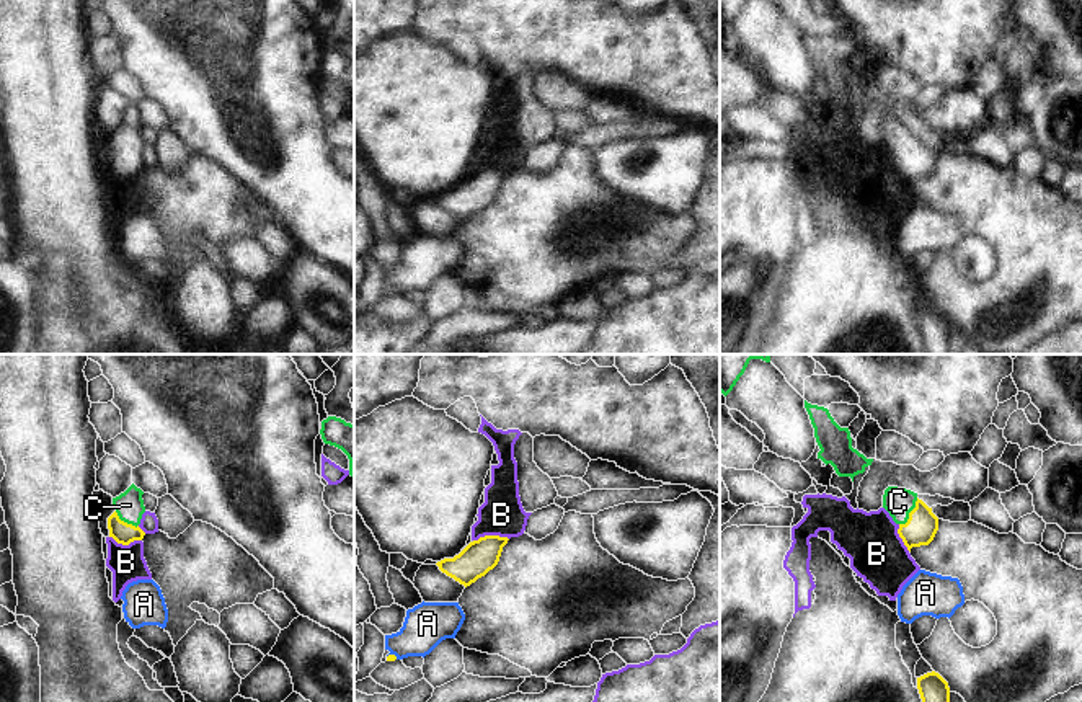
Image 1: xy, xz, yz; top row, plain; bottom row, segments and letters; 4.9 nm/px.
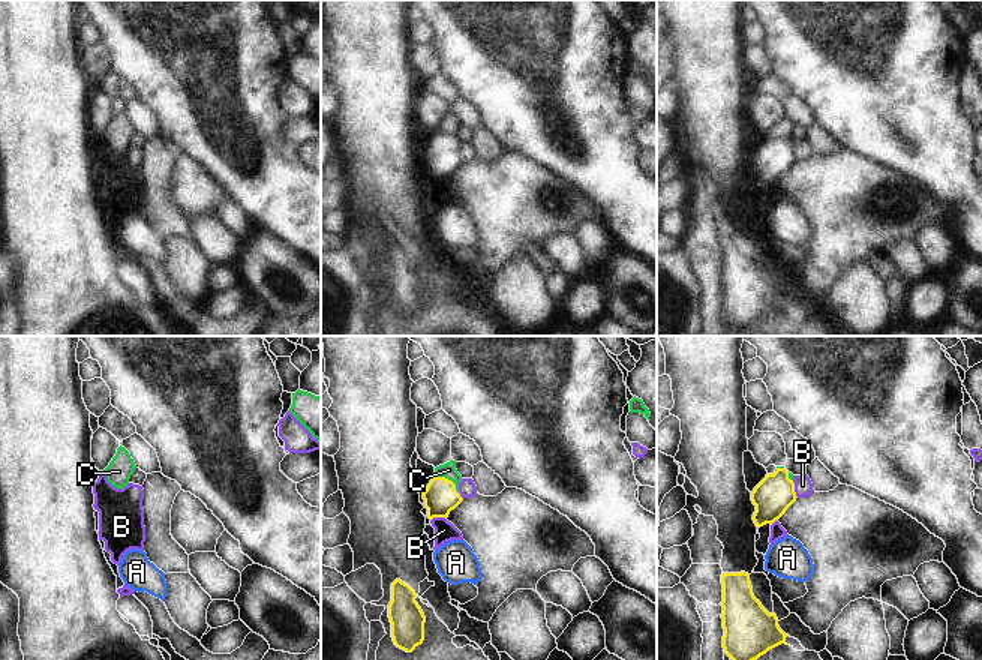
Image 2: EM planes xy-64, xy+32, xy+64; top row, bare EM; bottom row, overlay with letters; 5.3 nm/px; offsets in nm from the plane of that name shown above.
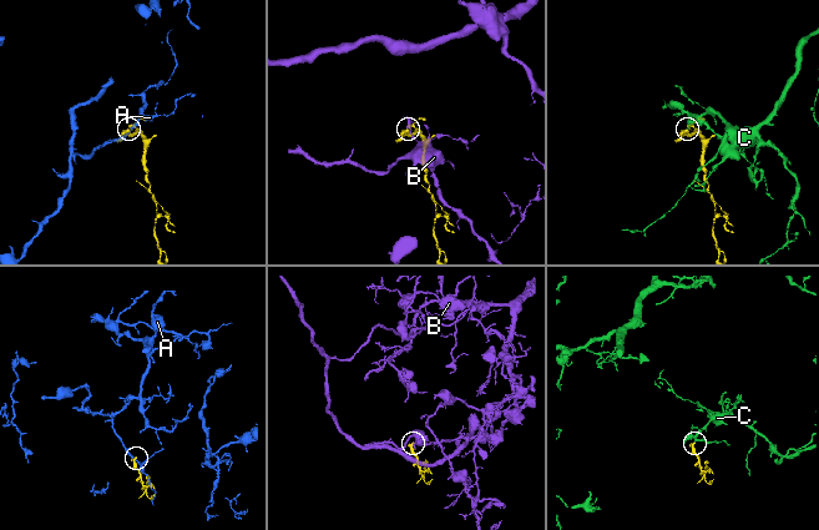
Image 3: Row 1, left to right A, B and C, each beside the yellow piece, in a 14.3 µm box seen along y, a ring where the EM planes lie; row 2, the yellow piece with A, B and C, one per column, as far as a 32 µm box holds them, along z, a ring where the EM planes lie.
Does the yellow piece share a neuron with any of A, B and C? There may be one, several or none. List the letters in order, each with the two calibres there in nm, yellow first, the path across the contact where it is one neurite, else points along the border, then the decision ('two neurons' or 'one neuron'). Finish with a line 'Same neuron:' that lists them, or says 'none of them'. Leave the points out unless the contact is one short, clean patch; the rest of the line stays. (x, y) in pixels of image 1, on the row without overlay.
A: calibres 30 and 220 nm; two neurons
B: calibres 170 and 220 nm; border xz (508, 172), (480, 170), (474, 175); two neurons
C: calibres 160 and 140 nm; way yz (922, 159), (909, 147), (898, 136); one neuron
Same neuron: C

